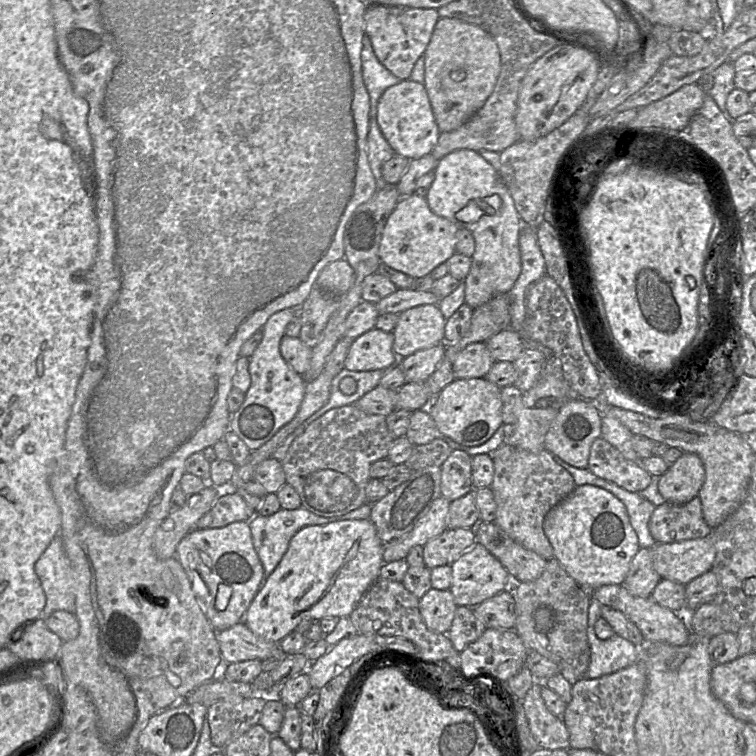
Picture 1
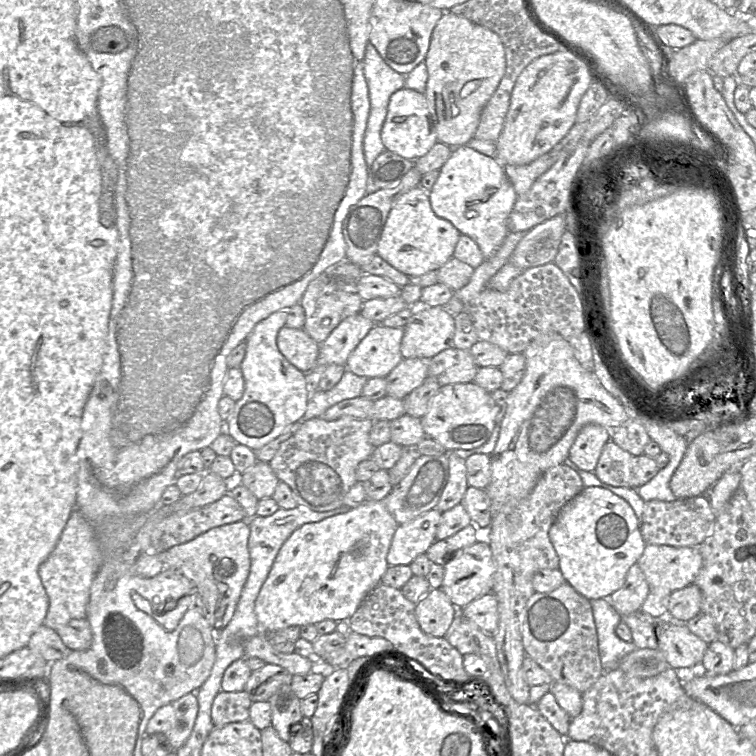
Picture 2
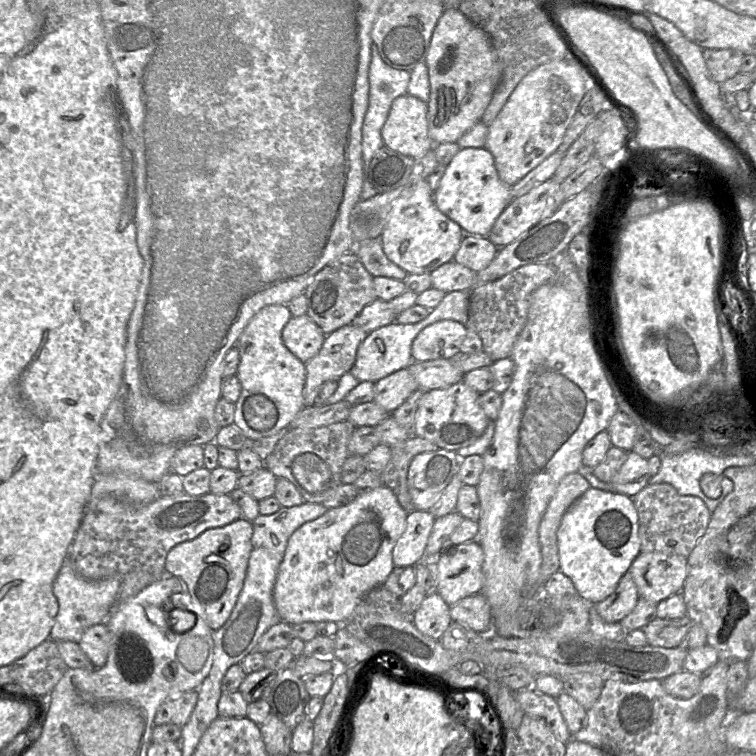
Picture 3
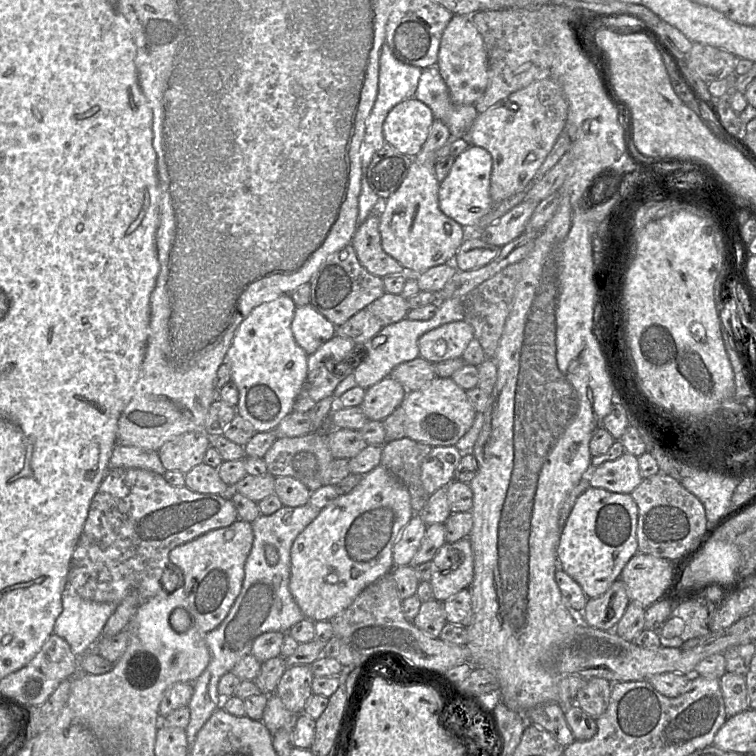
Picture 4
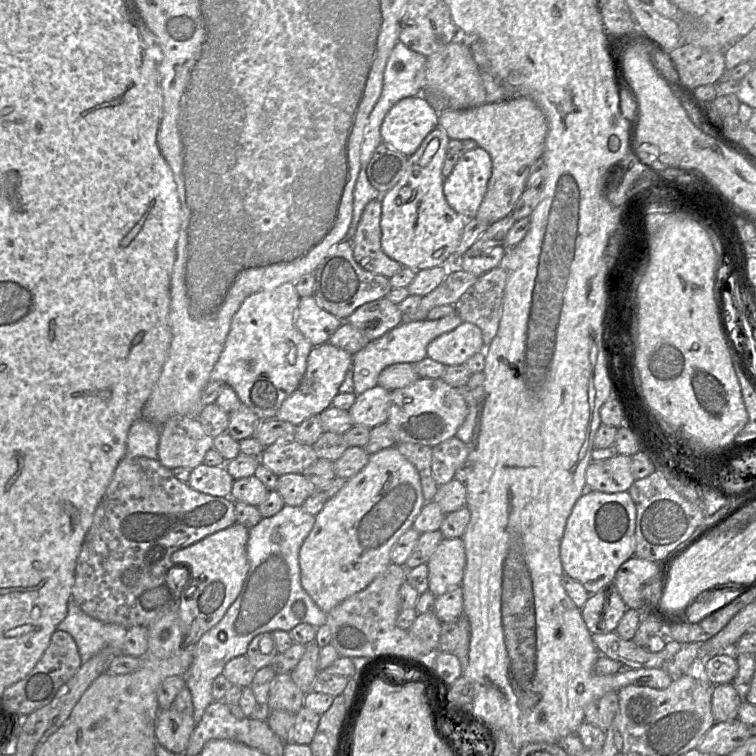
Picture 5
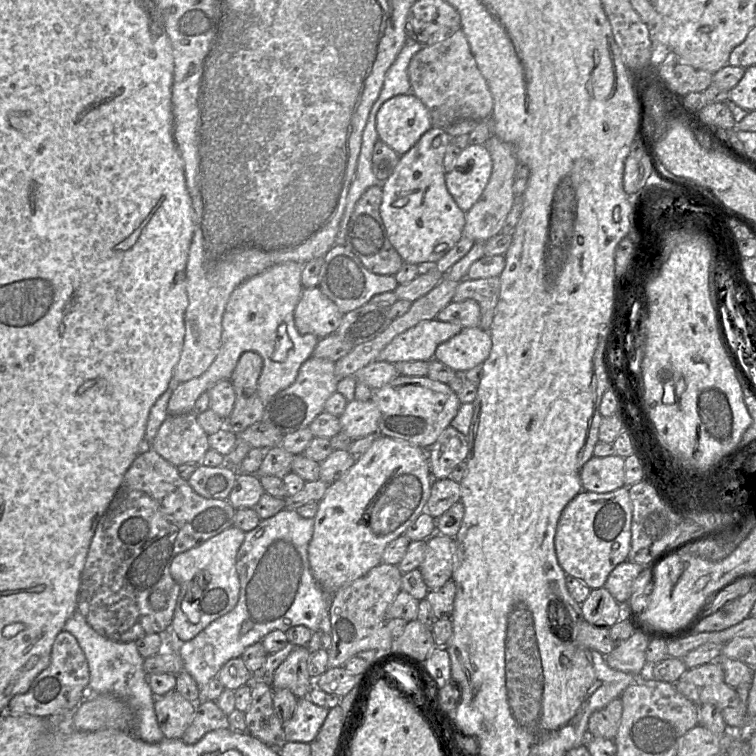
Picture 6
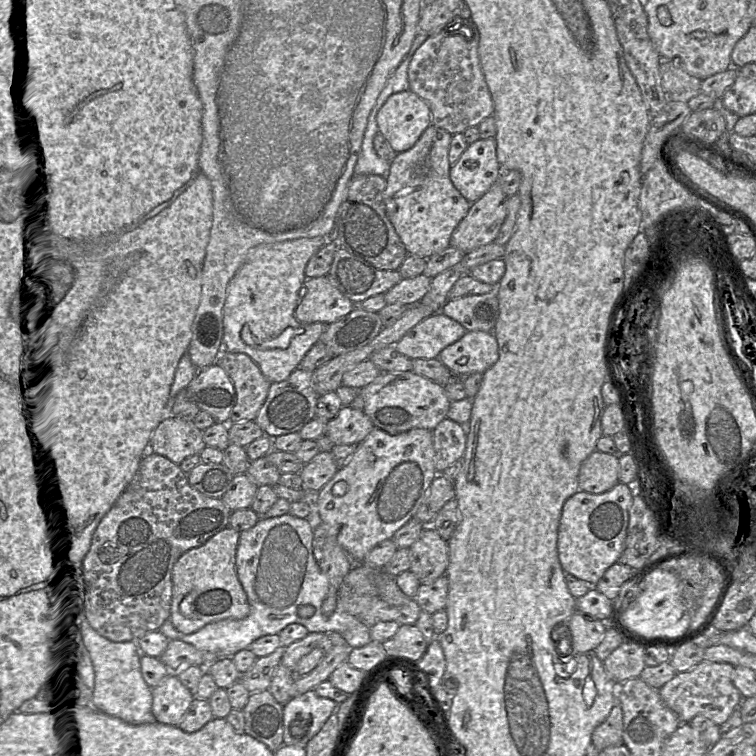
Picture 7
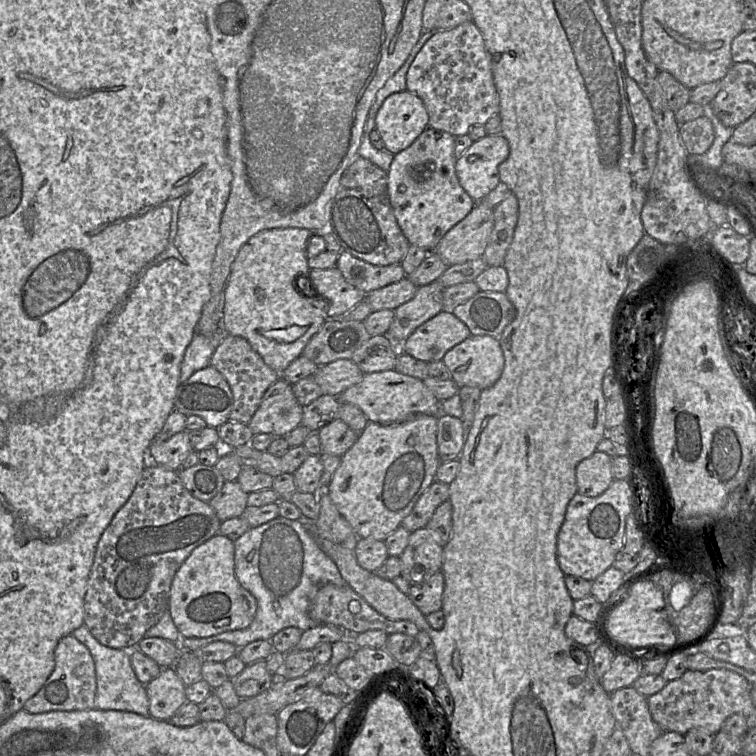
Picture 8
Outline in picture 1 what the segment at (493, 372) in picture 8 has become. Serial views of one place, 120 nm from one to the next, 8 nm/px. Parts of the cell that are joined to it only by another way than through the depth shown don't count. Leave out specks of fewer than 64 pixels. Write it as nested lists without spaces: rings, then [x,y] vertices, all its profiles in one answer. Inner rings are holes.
[[[424,304],[399,314],[393,330],[393,352],[404,359],[444,342],[446,319],[438,304]]]

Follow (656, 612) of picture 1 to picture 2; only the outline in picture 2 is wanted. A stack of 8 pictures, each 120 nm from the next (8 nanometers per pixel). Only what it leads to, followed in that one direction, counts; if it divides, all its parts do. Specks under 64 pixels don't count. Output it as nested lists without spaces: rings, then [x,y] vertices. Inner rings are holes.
[[[664,617],[656,628],[658,650],[663,653],[673,669],[699,667],[708,644],[694,635],[686,626],[671,622]]]

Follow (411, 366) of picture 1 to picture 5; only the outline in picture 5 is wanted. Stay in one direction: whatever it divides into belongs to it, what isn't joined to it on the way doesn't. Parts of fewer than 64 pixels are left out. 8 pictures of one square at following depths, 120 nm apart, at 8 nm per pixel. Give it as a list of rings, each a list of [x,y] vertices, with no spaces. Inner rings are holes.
[[[376,385],[357,395],[348,411],[354,425],[373,428],[387,421],[389,403],[390,391]]]

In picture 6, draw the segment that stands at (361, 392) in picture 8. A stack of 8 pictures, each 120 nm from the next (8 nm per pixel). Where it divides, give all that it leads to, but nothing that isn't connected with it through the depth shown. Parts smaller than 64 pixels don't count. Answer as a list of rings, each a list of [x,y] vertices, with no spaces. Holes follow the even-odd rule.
[[[398,375],[390,382],[373,389],[372,400],[379,410],[378,433],[429,449],[458,412],[460,401],[446,383],[427,376]]]

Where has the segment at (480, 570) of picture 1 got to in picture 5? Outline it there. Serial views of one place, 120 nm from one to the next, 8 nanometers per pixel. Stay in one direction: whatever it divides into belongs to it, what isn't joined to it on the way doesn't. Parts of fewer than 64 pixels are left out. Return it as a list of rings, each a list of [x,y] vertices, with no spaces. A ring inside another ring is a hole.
[[[443,538],[427,562],[428,590],[435,596],[440,596],[452,588],[461,585],[466,554],[461,538]]]

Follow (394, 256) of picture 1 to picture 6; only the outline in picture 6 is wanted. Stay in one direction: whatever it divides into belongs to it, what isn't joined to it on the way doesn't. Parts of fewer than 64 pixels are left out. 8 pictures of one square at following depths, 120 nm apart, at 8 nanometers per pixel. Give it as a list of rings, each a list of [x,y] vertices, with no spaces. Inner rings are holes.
[[[431,127],[407,153],[400,156],[393,173],[382,184],[380,216],[390,243],[405,263],[423,268],[434,266],[463,237],[466,212],[458,207],[445,184],[443,160],[450,142],[446,129]]]

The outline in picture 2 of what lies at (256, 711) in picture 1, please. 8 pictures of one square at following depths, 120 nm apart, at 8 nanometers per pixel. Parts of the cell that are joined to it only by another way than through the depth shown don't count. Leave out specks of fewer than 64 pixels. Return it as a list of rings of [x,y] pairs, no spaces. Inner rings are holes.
[[[221,690],[212,703],[211,719],[214,727],[249,720],[252,700],[246,691]]]

